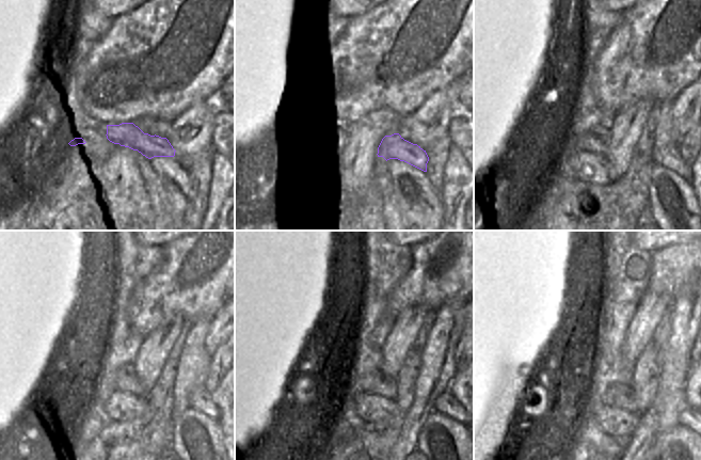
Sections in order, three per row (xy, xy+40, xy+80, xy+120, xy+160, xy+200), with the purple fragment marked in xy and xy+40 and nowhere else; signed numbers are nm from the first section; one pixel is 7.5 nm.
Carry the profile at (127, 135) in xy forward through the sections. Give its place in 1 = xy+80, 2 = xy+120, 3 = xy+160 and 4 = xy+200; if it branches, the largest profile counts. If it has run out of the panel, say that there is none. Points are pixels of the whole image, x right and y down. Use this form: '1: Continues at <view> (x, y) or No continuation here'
1: Continues at xy+80 (669, 156)
2: Continues at xy+120 (200, 399)
3: Continues at xy+160 (445, 405)
4: Continues at xy+200 (690, 418)

